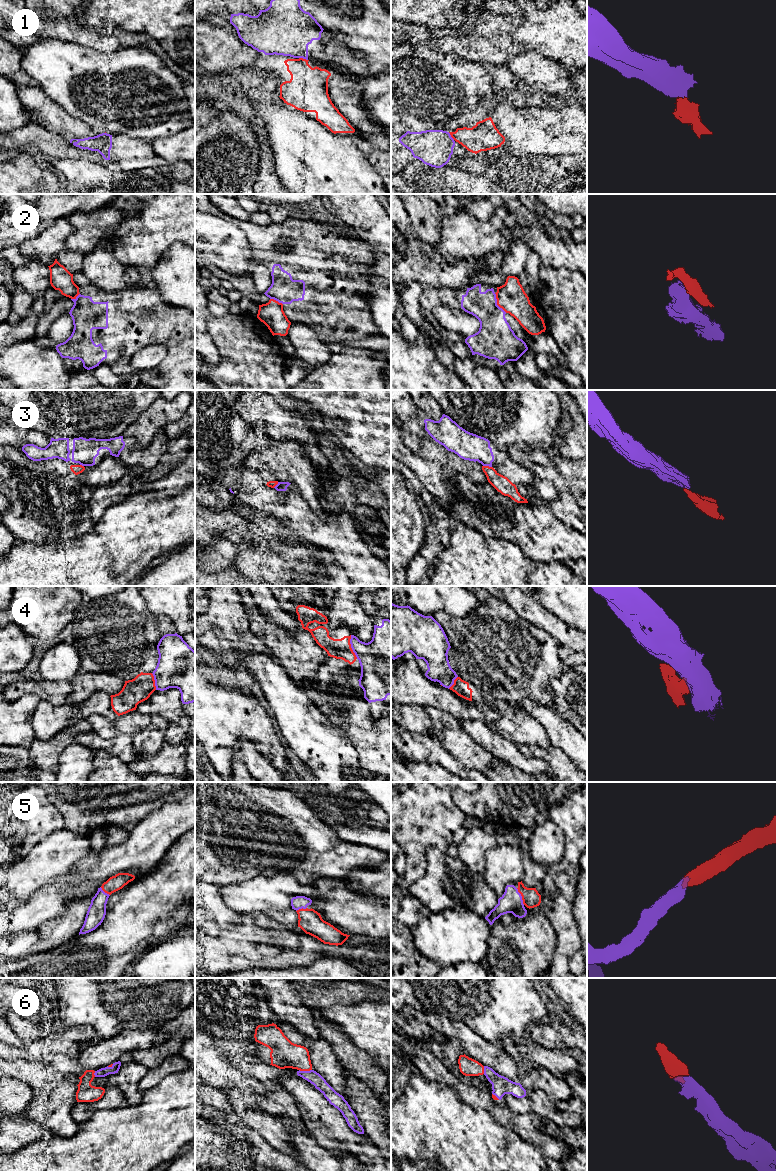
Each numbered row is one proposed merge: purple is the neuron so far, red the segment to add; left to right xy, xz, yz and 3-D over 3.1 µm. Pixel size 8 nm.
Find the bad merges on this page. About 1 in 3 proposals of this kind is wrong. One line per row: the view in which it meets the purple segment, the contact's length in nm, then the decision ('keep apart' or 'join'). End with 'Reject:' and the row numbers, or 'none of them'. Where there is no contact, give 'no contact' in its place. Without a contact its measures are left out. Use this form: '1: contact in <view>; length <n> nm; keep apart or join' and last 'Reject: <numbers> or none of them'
1: contact in xz; length 80 nm; keep apart
2: contact in yz; length 190 nm; keep apart
3: contact in yz; length 70 nm; keep apart
4: contact in xz; length 200 nm; keep apart
5: contact in yz; length 150 nm; join
6: contact in xz; length 100 nm; join
Reject: 1, 2, 3, 4

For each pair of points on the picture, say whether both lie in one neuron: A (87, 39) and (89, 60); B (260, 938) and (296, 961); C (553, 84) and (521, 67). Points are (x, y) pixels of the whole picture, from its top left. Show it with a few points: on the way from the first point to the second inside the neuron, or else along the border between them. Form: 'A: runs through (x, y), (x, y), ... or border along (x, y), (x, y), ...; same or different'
A: border along (65, 41), (82, 44), (101, 52), (111, 53); different
B: runs through (270, 936), (277, 936), (287, 946), (288, 951); same
C: runs through (545, 76), (529, 67); same

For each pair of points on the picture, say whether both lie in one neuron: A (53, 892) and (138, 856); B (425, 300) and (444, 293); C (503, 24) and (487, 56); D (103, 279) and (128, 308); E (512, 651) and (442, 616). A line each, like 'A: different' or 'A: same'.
A: same
B: same
C: same
D: different
E: same

